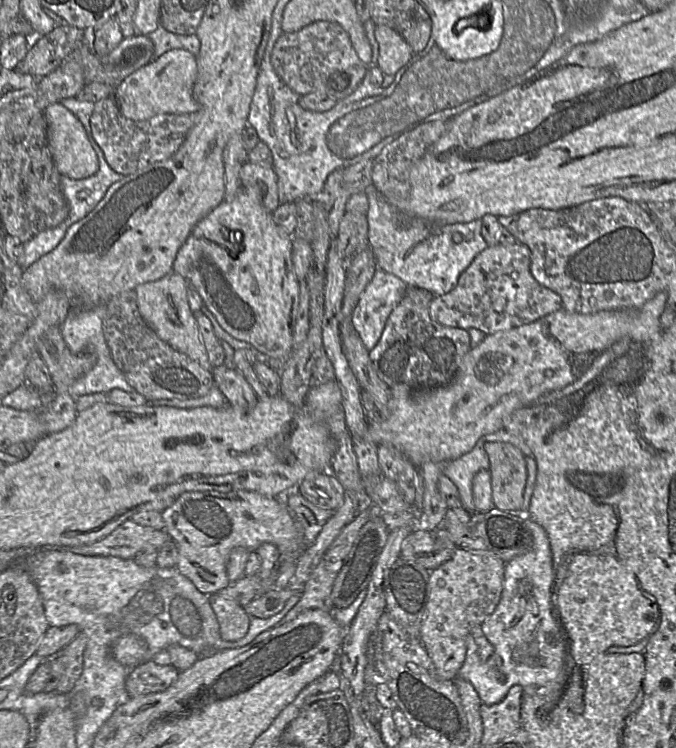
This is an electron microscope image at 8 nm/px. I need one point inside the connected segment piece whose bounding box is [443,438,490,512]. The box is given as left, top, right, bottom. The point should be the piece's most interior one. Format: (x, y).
(461, 471)

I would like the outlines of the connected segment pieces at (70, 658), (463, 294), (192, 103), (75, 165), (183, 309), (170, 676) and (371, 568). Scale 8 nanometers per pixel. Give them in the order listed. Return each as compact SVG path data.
M83 632L66 646L61 654L64 657L65 672L56 691L61 694L71 694L83 671L84 652L87 638Z
M520 243L488 246L461 274L453 290L445 295L434 297L430 304L432 319L443 326L466 330L479 329L489 335L526 325L561 310L561 297L538 283L532 276L530 267L531 253L527 246Z
M169 50L124 78L114 88L113 97L120 112L133 121L148 120L159 114L191 114L200 109L193 95L197 74L196 56L187 50Z
M60 102L43 111L47 123L47 144L53 163L62 177L82 179L94 175L99 169L98 157L80 120Z
M173 272L157 281L139 285L135 288L139 310L144 321L161 340L187 355L205 370L212 372L213 367L209 362L194 313L188 303L189 287L184 277Z
M146 660L129 670L126 678L128 697L162 692L177 680L179 674L180 671L172 665L163 666Z
M380 517L370 518L359 530L353 546L344 559L331 592L333 605L337 608L350 606L361 593L367 593L369 583L376 570L379 557L387 542L389 530Z

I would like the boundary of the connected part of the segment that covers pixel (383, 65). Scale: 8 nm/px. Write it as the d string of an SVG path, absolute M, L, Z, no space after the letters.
M376 25L374 36L378 43L376 66L384 75L395 75L413 56L413 51L402 36L385 25Z

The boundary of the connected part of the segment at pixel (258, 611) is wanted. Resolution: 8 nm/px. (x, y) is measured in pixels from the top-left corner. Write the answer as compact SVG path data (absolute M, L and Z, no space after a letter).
M290 585L287 589L268 591L245 604L244 610L250 617L269 618L278 614L293 595L301 595L302 588Z

